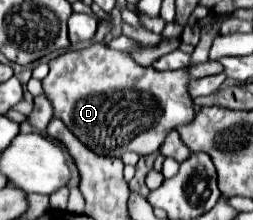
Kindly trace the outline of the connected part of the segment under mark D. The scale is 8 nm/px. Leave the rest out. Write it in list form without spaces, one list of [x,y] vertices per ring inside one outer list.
[[[101,44],[65,52],[51,60],[49,68],[49,74],[43,78],[43,90],[53,102],[55,116],[61,118],[81,142],[85,142],[93,152],[101,156],[121,156],[127,150],[137,154],[153,154],[161,148],[165,136],[171,130],[187,126],[187,122],[193,122],[195,118],[193,100],[187,90],[189,76],[185,70],[159,72],[151,66],[137,64],[129,52],[111,50]]]

